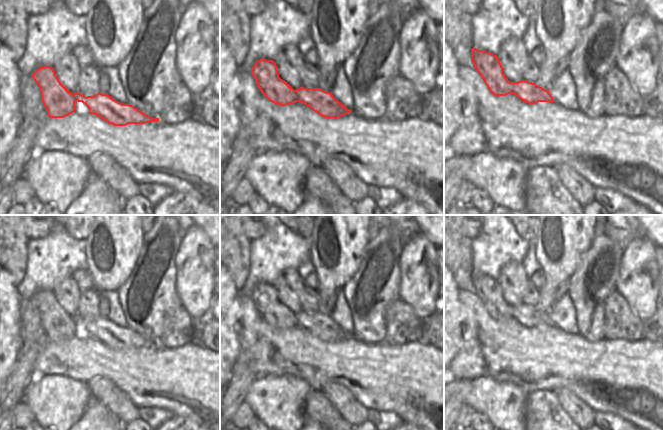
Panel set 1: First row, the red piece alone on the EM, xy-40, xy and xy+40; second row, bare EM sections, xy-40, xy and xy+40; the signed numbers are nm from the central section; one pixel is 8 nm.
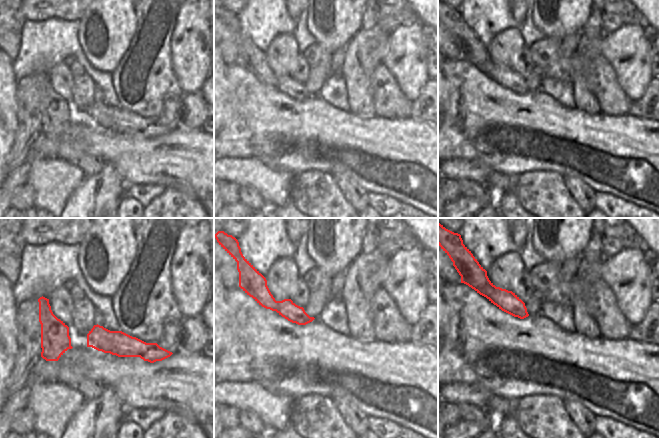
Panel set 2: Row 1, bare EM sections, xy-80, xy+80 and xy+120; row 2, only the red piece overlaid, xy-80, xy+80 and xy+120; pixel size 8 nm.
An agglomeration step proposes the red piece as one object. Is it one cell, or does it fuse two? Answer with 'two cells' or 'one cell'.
two cells

